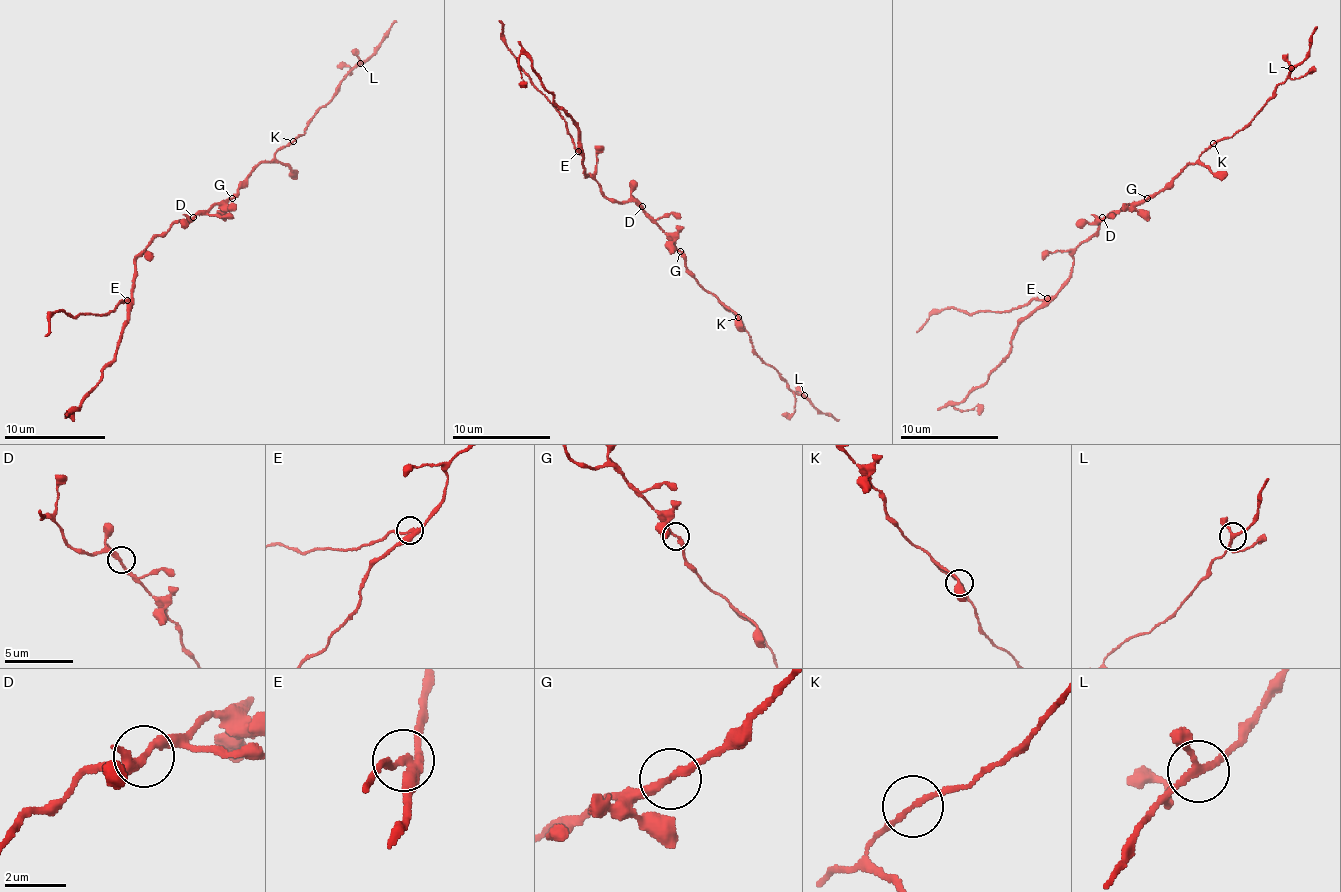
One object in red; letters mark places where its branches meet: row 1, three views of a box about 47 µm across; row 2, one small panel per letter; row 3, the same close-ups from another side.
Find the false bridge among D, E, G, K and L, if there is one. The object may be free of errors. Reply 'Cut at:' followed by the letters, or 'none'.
Cut at: E

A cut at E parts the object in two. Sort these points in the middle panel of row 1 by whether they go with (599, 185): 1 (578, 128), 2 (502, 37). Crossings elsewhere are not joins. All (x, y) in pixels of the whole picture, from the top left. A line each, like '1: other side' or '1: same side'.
1: same side
2: other side

